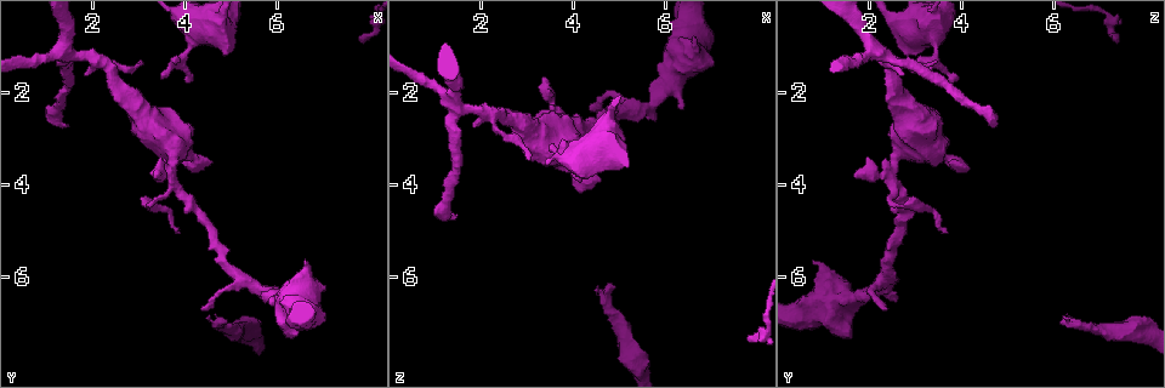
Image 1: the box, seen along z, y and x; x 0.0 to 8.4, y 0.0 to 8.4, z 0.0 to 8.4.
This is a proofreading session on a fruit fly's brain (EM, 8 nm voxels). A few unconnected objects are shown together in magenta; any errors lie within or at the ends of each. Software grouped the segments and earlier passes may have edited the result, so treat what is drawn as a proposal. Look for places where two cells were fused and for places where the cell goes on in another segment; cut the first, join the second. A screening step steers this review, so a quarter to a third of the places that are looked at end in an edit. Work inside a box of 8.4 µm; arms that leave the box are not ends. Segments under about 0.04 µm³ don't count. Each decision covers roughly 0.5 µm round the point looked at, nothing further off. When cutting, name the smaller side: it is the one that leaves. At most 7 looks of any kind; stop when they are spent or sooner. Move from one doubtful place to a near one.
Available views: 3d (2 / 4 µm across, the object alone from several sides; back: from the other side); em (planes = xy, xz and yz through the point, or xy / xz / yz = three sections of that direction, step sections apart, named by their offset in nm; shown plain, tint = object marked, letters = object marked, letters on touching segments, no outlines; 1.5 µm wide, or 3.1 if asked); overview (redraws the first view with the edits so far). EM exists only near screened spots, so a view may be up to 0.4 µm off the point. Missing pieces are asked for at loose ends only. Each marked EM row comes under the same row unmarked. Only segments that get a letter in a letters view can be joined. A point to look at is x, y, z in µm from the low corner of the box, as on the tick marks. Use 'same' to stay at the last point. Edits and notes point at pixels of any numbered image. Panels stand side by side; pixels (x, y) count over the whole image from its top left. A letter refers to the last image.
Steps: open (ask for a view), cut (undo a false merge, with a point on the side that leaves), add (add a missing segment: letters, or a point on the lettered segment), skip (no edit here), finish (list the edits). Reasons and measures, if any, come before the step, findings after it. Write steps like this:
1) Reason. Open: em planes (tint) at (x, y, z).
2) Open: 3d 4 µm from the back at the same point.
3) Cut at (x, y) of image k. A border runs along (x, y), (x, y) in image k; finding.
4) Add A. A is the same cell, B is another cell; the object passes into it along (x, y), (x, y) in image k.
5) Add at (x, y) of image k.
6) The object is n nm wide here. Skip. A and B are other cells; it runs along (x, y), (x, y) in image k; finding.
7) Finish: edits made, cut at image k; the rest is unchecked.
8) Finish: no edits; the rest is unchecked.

Stops while still wide. Open: em planes (letters) at (6.65, 5.65, 0.90).

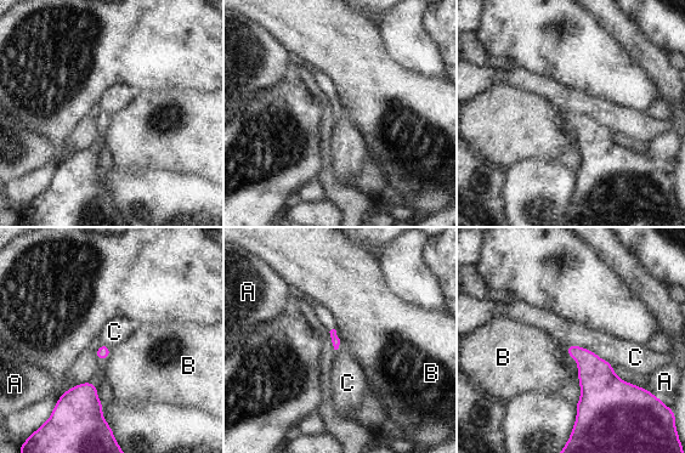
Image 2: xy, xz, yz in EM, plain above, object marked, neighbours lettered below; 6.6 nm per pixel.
Skip. A, B and C are other cells; none of them fits.

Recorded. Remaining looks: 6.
Branch stops here. Open: em planes (letters) at (3.35, 3.90, 1.65).

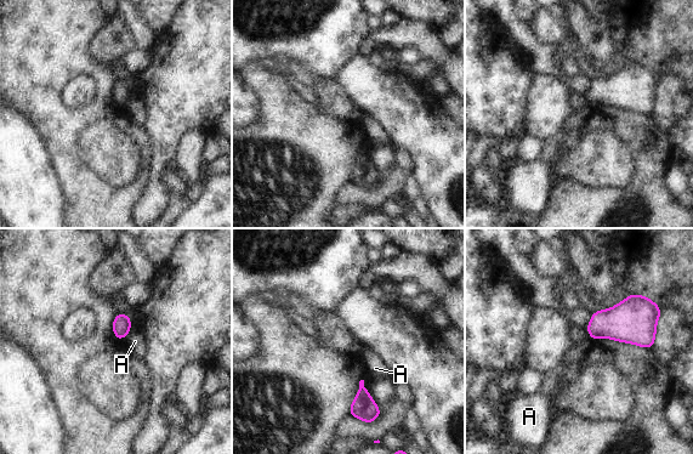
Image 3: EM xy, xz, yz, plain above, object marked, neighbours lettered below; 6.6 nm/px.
Skip. A is another cell; a border runs along (131, 330), (126, 334) in image 3; no lettered segment goes on from it.

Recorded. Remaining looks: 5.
Free end. Open: 3d 2 µm at (1.45, 2.80, 4.75).

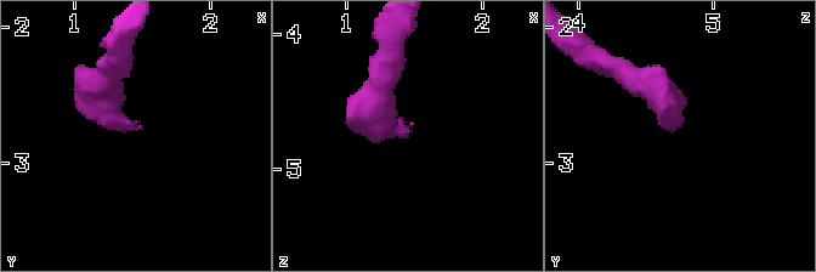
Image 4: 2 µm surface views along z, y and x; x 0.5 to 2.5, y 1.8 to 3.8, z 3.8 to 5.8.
Open: em planes (letters) at (1.44, 2.76, 4.70).

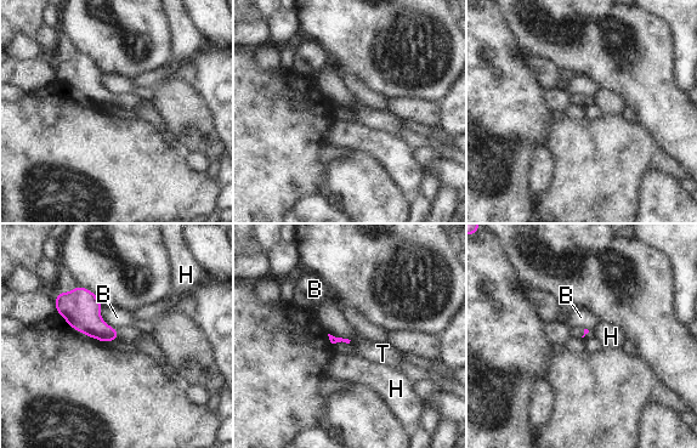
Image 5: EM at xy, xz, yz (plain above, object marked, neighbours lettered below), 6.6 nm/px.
Add at (126, 334) of image 5. T is the same cell, B and H are other cells; the object passes into it along (84, 315), (117, 332), (126, 334) in image 5; it goes on there.

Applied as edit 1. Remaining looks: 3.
Finish: edits made, add at image 5; the rest is unchecked.

